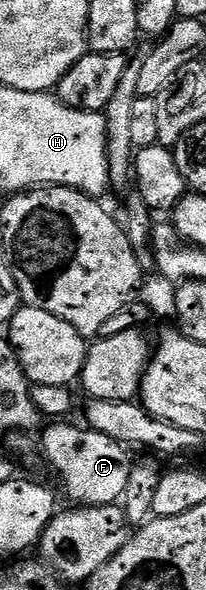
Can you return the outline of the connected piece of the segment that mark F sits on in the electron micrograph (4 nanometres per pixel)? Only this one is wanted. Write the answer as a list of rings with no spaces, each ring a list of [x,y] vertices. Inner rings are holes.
[[[53,421],[48,424],[40,432],[39,438],[41,438],[41,443],[39,439],[39,447],[41,450],[41,447],[43,450],[45,450],[45,459],[47,462],[50,463],[51,466],[54,467],[55,470],[57,470],[57,475],[59,478],[62,479],[63,482],[65,482],[65,495],[67,498],[70,499],[70,504],[73,505],[80,505],[81,507],[107,507],[113,504],[116,504],[118,500],[124,496],[125,490],[127,489],[127,481],[131,477],[131,469],[134,465],[134,460],[132,458],[129,459],[129,455],[124,446],[122,444],[117,443],[115,440],[112,440],[111,437],[104,436],[103,433],[99,433],[97,431],[90,430],[88,426],[80,425],[81,427],[76,427],[75,424],[69,423],[73,421]]]

